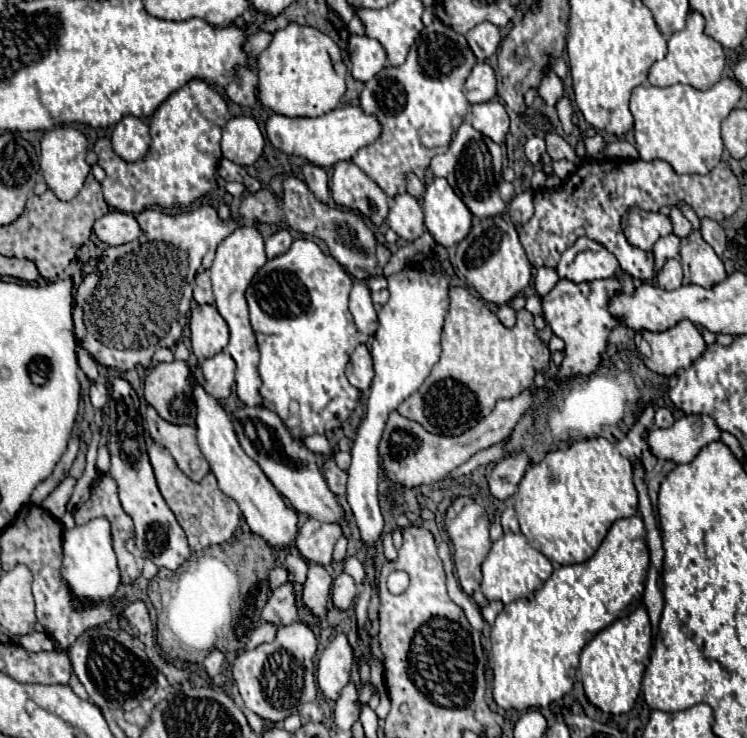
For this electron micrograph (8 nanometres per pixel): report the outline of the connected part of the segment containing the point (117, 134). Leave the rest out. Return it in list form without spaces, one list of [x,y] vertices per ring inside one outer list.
[[[125,116],[113,130],[113,150],[125,162],[137,162],[147,156],[151,136],[149,126],[135,116]]]

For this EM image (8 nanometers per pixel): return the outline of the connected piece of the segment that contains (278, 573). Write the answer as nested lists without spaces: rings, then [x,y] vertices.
[[[277,566],[277,570],[271,570],[269,576],[267,576],[267,582],[269,582],[269,590],[275,590],[277,586],[285,584],[287,582],[287,572],[283,570],[283,566]]]

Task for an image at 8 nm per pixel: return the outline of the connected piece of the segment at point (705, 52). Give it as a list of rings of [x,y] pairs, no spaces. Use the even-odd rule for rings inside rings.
[[[691,12],[687,16],[685,30],[677,32],[669,40],[669,52],[663,60],[655,62],[649,70],[649,82],[653,86],[673,86],[673,84],[691,84],[699,90],[711,88],[719,82],[723,68],[725,68],[725,52],[719,42],[709,38],[705,32],[705,20],[699,12]]]

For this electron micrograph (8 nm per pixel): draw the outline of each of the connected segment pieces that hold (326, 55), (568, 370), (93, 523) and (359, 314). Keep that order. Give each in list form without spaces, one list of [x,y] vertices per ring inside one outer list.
[[[289,24],[257,56],[259,102],[283,116],[321,116],[339,106],[345,94],[345,62],[339,46],[311,26]]]
[[[617,276],[609,280],[593,280],[573,284],[571,280],[559,280],[555,288],[541,298],[543,318],[551,326],[553,334],[565,342],[565,358],[555,374],[555,380],[561,382],[571,376],[585,376],[597,370],[601,354],[607,348],[607,338],[613,328],[619,326],[619,320],[609,312],[609,300],[621,292],[621,280]]]
[[[93,518],[83,526],[65,530],[63,532],[63,550],[65,550],[65,558],[63,558],[61,574],[77,598],[101,602],[115,594],[115,590],[121,584],[121,574],[119,574],[115,552],[113,552],[109,520]]]
[[[355,282],[355,286],[353,286],[349,310],[355,318],[359,332],[363,332],[367,336],[373,336],[373,332],[377,332],[377,312],[371,302],[371,292],[363,282]]]

